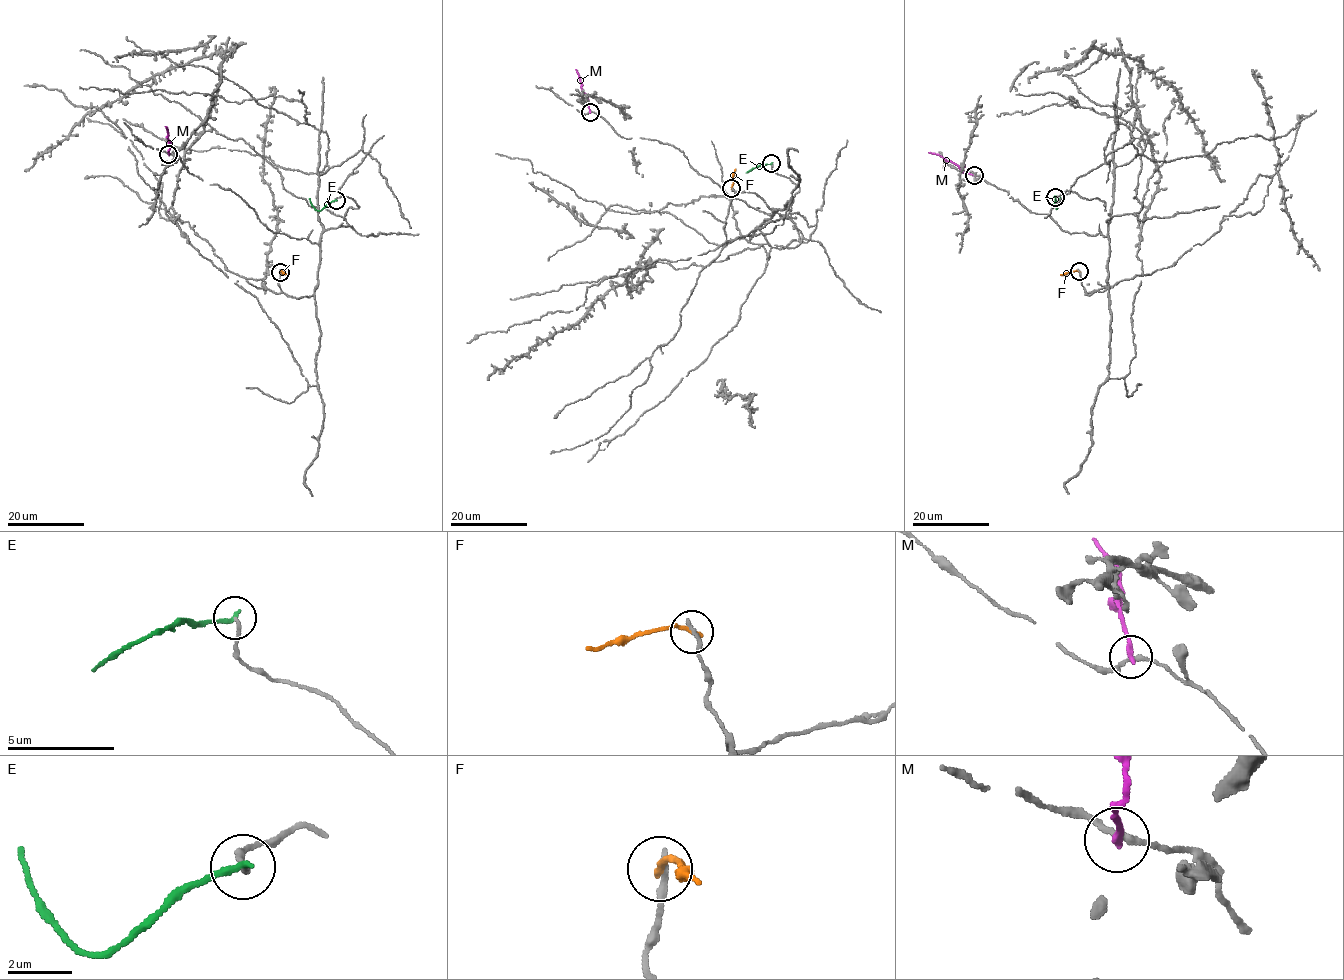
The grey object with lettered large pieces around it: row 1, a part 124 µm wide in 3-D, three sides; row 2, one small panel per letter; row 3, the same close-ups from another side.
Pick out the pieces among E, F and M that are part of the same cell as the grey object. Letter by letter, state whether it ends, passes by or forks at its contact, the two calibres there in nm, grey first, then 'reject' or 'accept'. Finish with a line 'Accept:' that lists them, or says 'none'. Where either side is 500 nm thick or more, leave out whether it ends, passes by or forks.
E: it ends there; 140 nm thick on the grey side, 240 nm on the other; reject
F: it ends there; 240 nm thick on the grey side, 220 nm on the other; reject
M: it ends there; 170 nm thick on the grey side, 240 nm on the other; reject
Accept: none

